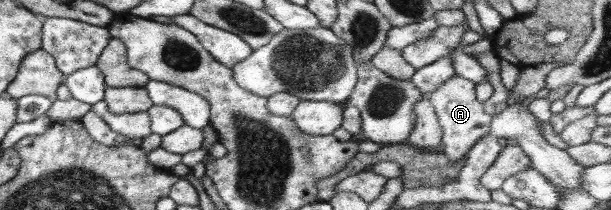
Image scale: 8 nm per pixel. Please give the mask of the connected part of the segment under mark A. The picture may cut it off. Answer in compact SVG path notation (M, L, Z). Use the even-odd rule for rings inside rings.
M455 75L439 85L427 98L431 101L442 128L442 149L446 157L452 162L462 161L469 149L490 131L493 120L493 116L484 111L483 103L476 100L475 83L464 79L464 76Z

